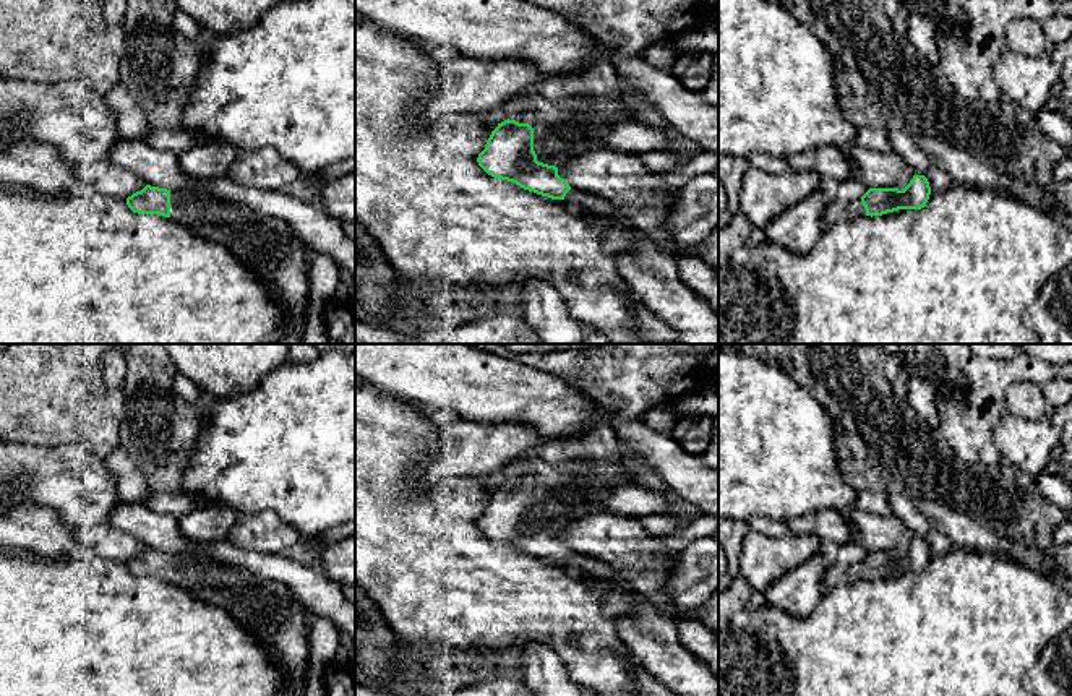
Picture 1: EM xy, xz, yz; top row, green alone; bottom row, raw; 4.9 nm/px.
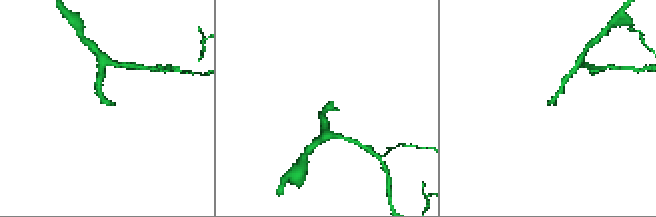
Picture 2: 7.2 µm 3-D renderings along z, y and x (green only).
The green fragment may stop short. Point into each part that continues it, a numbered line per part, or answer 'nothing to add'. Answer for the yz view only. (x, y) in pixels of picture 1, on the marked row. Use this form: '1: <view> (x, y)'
1: yz (839, 210)

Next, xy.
1: xy (270, 247)

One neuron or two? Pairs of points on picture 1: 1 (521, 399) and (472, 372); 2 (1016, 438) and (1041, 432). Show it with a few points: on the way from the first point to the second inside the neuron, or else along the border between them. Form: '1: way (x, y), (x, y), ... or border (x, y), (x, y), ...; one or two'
1: way (510, 393), (488, 388), (484, 383); one
2: way (1022, 438), (1035, 438); one

